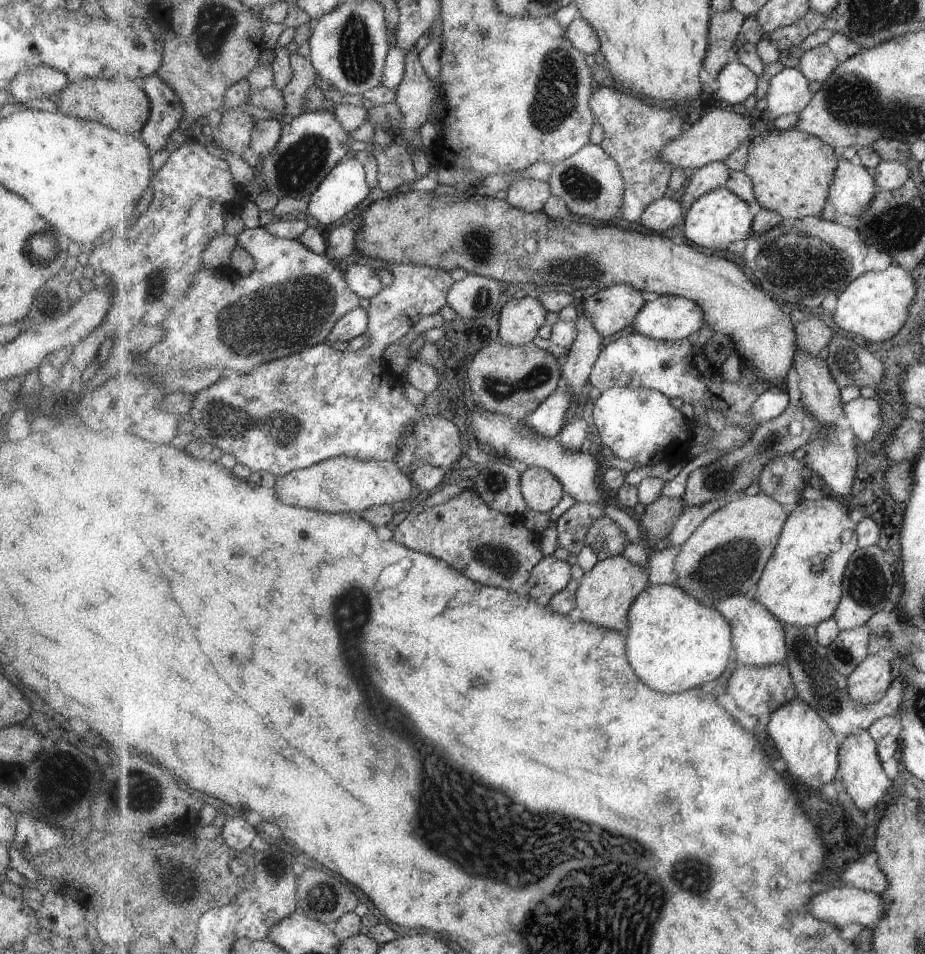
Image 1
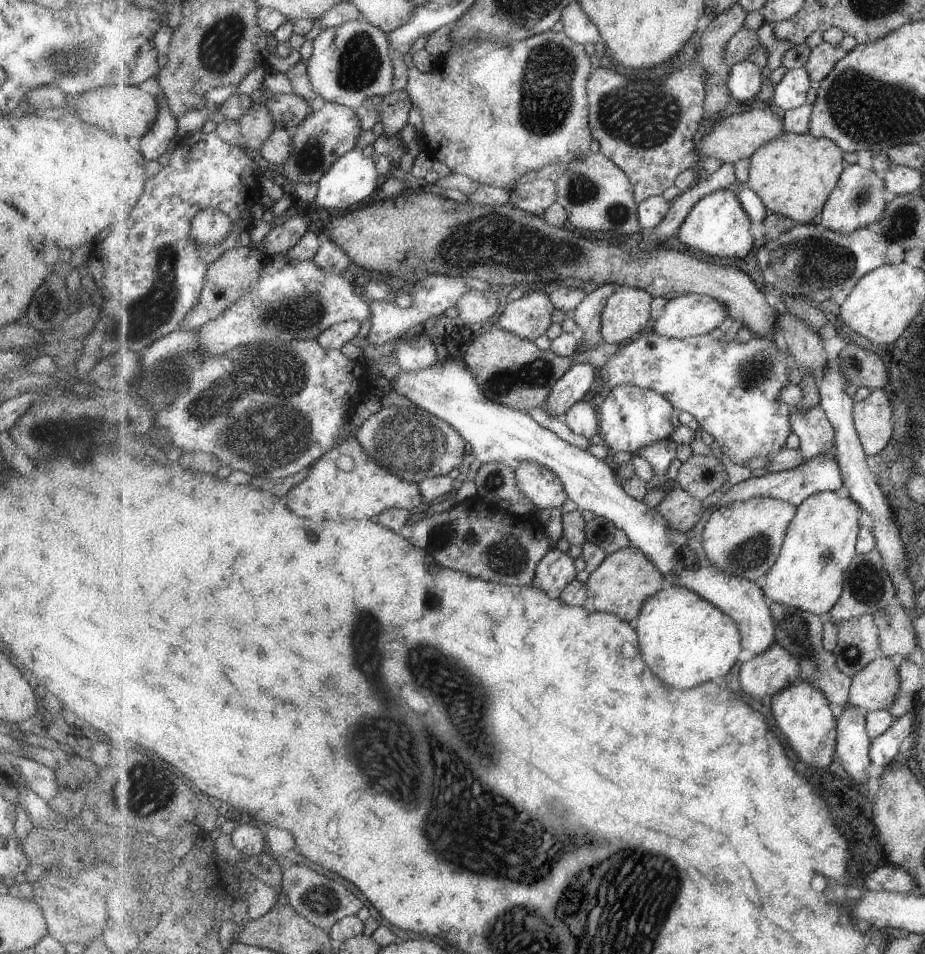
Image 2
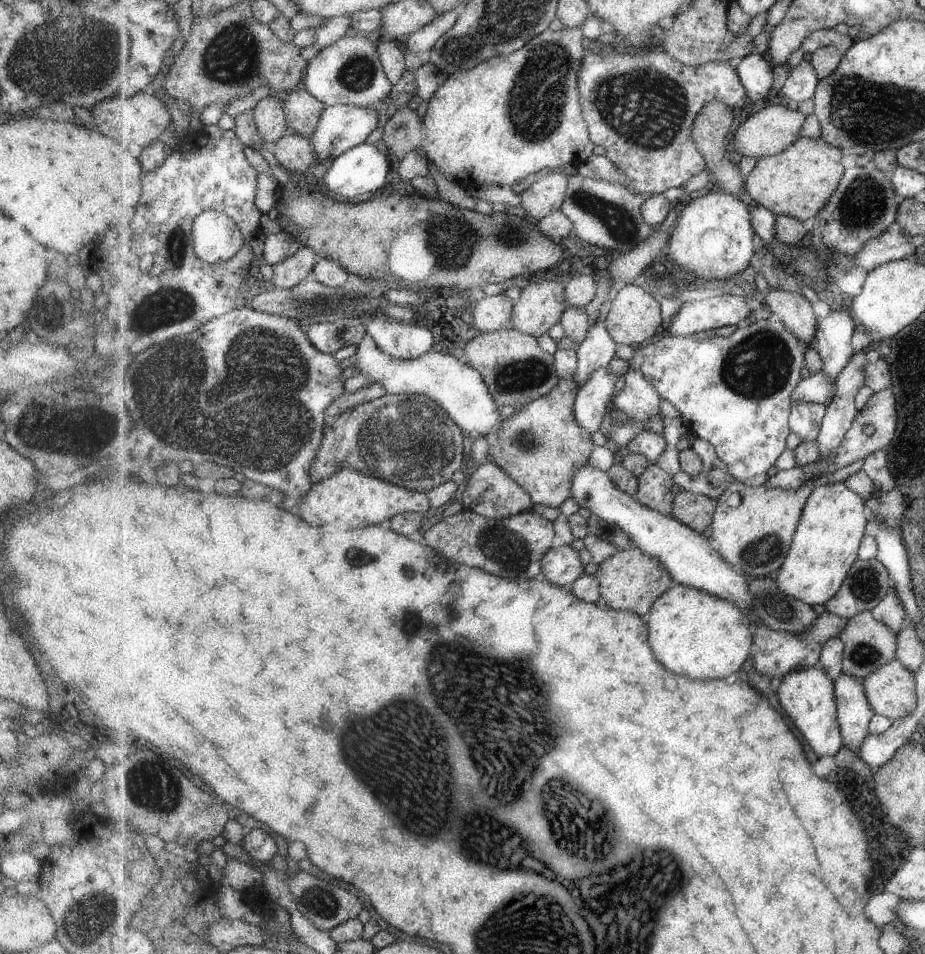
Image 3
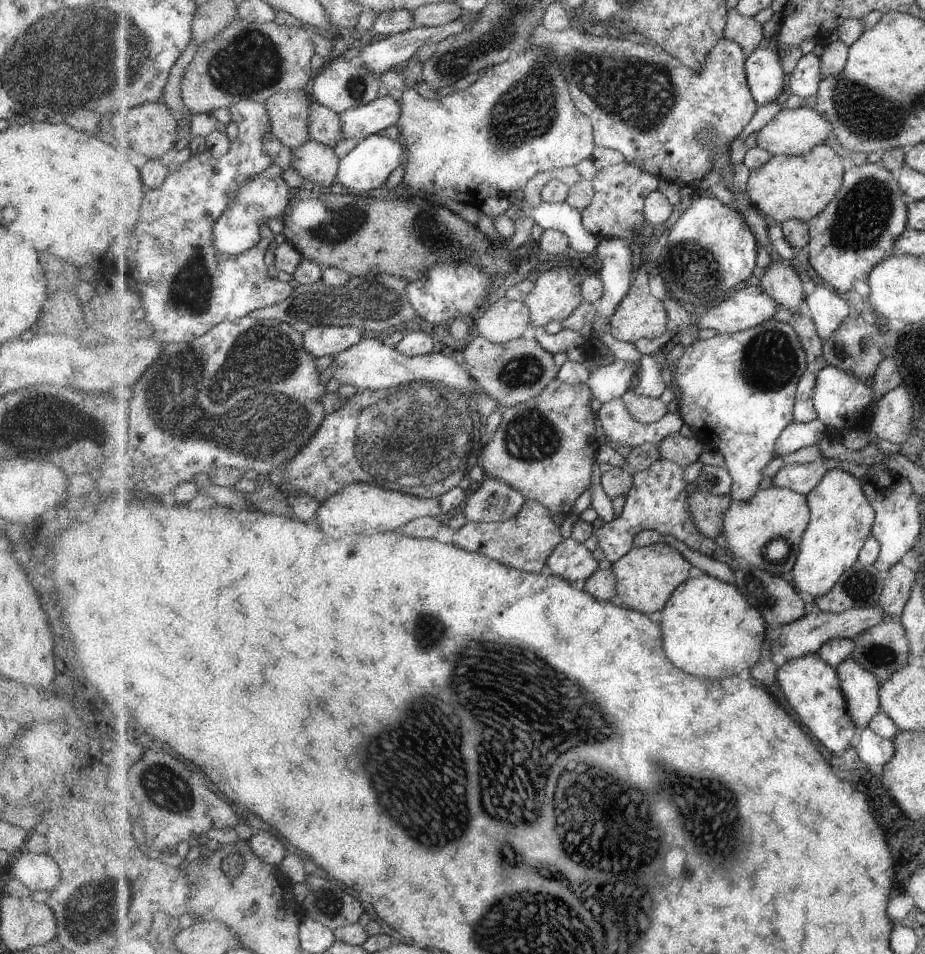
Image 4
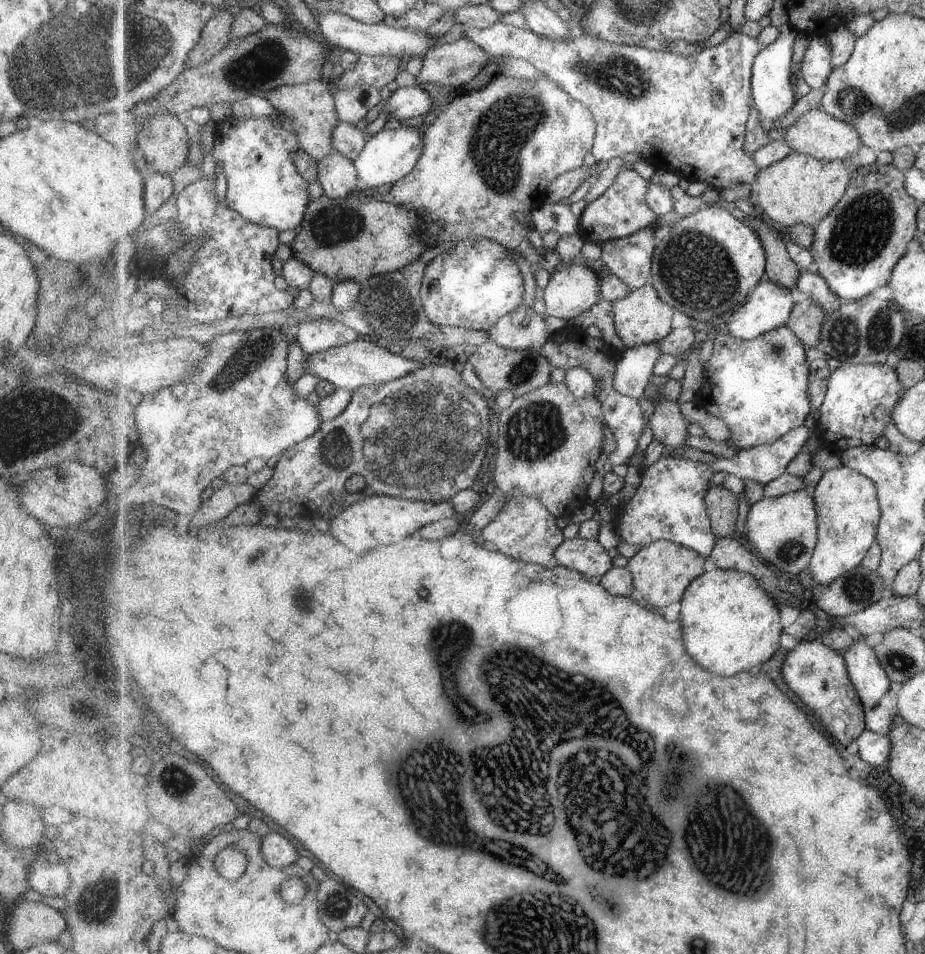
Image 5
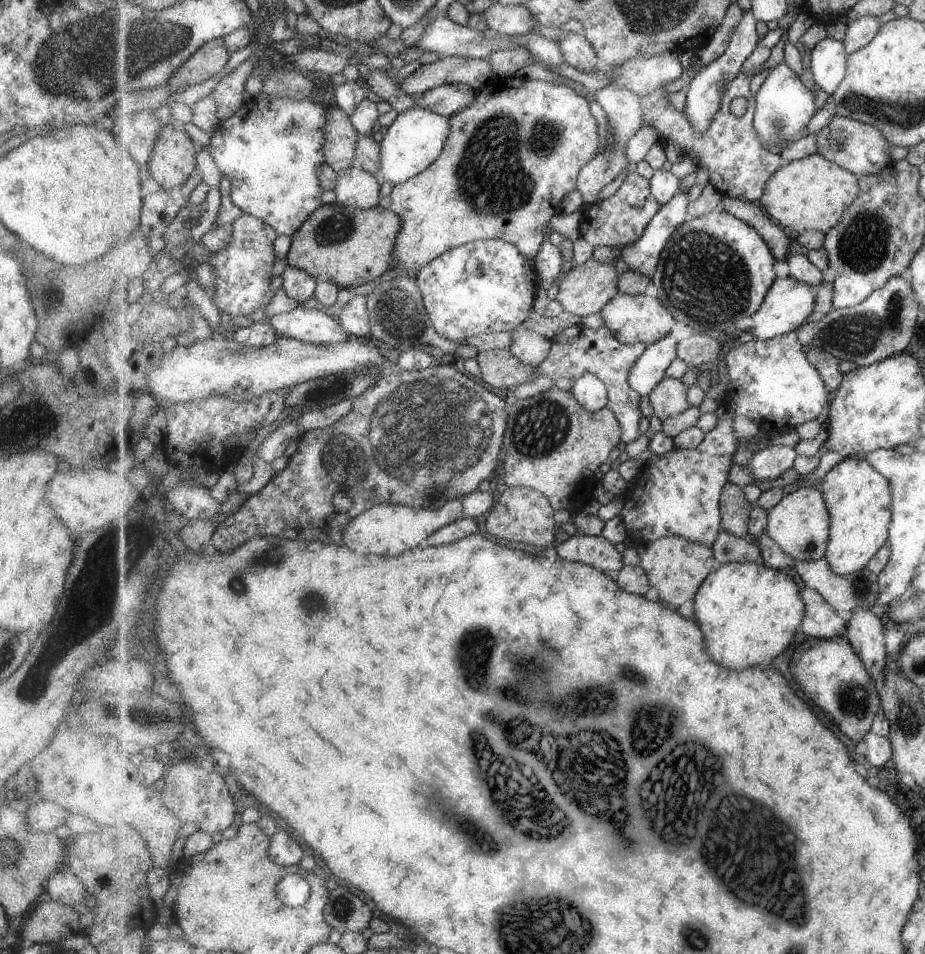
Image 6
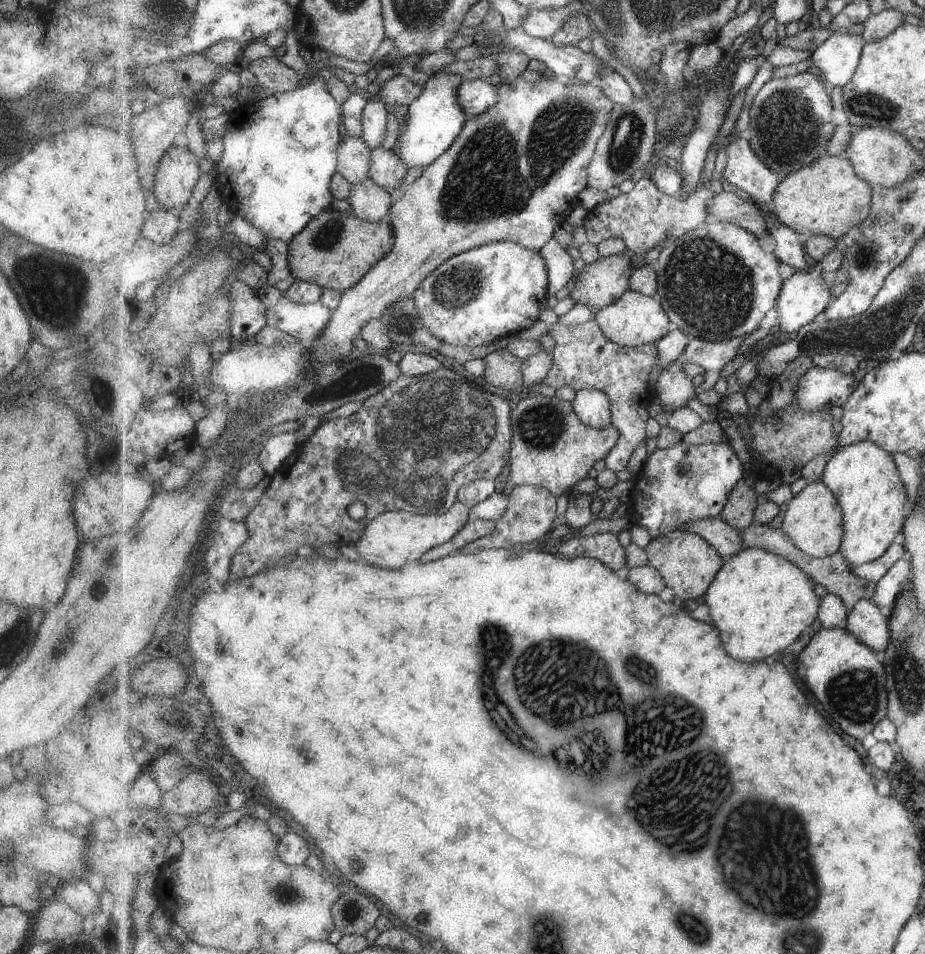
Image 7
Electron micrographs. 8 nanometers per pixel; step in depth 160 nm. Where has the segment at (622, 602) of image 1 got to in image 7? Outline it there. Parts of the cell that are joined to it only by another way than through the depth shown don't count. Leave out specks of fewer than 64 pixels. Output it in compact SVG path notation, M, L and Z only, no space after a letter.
M679 529L654 538L644 549L647 551L650 565L663 575L667 586L671 586L675 594L685 600L685 605L697 603L705 598L708 588L726 563L723 555L710 541L701 535Z

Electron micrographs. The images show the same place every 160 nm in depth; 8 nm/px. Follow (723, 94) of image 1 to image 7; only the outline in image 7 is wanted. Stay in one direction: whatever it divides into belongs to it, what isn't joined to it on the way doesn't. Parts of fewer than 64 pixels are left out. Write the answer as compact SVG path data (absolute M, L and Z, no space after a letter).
M803 72L786 78L772 78L765 83L750 108L750 127L746 133L759 158L781 177L785 177L799 168L809 166L817 158L828 156L827 148L829 146L827 144L831 142L833 134L835 134L835 124L833 124L831 96L825 88L823 78L819 75L815 76L811 72Z

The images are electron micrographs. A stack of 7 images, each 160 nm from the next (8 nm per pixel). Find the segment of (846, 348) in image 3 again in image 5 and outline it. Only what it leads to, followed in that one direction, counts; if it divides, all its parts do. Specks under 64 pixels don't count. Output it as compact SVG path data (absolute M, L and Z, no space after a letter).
M818 273L801 274L796 290L797 293L805 293L811 296L811 300L819 304L821 310L825 310L825 316L831 316L833 312L837 312L844 305L839 304L838 299L841 298L832 292L825 278L822 278Z

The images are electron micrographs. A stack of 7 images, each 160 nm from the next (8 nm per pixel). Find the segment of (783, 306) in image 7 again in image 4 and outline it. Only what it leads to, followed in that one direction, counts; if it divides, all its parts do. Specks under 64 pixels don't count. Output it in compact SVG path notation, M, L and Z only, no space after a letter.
M749 286L729 298L723 297L699 322L703 328L735 334L767 323L780 309L777 300L763 292L761 286Z

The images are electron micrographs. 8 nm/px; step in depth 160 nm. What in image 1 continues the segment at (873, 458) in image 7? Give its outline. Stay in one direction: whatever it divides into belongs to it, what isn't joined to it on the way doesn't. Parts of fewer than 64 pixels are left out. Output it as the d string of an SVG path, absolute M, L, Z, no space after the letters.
M808 496L804 500L799 502L799 506L789 514L787 519L786 526L783 527L782 535L780 536L778 547L775 549L774 555L771 557L769 563L766 564L766 570L762 574L762 578L758 582L756 588L754 589L752 595L755 600L759 601L761 604L764 604L778 619L781 619L785 625L795 625L798 627L808 627L814 626L817 627L818 624L821 624L823 621L829 620L834 616L841 599L843 598L843 583L846 579L846 570L849 566L850 560L853 558L855 552L858 551L858 523L851 518L848 506L845 506L845 501L839 501L836 499L836 496Z

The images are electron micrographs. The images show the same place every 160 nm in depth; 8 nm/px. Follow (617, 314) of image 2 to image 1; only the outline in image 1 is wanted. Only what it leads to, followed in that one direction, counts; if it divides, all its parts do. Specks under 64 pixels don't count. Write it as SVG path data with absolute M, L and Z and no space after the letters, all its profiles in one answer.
M613 285L589 297L584 310L597 330L609 338L636 324L638 314L648 303L643 293L631 285Z

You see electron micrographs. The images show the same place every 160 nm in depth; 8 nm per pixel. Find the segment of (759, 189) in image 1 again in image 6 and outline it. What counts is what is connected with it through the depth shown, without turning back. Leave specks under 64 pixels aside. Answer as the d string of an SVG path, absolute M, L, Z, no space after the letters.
M818 153L783 164L767 182L759 203L775 223L799 234L799 245L807 250L820 250L825 246L827 232L841 222L859 194L858 177Z

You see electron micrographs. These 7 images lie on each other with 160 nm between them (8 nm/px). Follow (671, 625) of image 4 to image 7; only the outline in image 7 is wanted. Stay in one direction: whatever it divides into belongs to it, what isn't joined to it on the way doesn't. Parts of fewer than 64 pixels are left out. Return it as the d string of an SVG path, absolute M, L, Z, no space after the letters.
M746 548L726 560L702 601L709 606L712 624L722 632L722 639L727 642L726 648L731 650L731 656L737 660L755 662L765 660L775 652L781 654L799 636L809 634L811 624L820 615L822 604L822 598L815 592L815 584L812 576L790 560L764 548Z

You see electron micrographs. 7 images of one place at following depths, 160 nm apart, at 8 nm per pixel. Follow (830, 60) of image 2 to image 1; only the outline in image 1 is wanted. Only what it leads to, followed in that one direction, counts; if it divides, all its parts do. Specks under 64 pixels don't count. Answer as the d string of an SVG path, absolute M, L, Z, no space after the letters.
M828 43L817 45L805 51L797 68L810 80L824 83L836 71L841 62L837 61Z

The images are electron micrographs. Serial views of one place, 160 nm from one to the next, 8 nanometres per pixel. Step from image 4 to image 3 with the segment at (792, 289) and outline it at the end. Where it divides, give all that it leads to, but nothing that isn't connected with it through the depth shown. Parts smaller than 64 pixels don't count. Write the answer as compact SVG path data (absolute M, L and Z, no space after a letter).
M769 286L769 289L770 291L765 295L765 303L769 306L769 313L773 314L776 319L781 320L783 324L786 324L787 328L790 328L791 332L805 341L808 346L811 345L815 341L815 333L817 332L819 308L809 302L801 293L784 291L771 286Z

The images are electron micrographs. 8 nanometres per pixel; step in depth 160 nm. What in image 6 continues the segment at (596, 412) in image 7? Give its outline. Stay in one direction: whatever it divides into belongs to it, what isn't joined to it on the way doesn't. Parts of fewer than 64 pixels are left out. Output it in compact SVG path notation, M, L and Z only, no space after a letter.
M584 373L574 381L571 392L579 404L589 412L597 412L609 405L609 392L605 382L593 374Z

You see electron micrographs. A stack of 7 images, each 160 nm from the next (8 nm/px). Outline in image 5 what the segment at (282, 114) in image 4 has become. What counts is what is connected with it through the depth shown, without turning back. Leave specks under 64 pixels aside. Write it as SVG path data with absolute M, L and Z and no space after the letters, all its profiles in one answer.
M321 78L307 84L283 86L267 96L281 114L293 120L301 150L307 152L315 161L323 161L335 150L333 132L342 120L339 120L339 114L335 108L333 92L332 80Z

